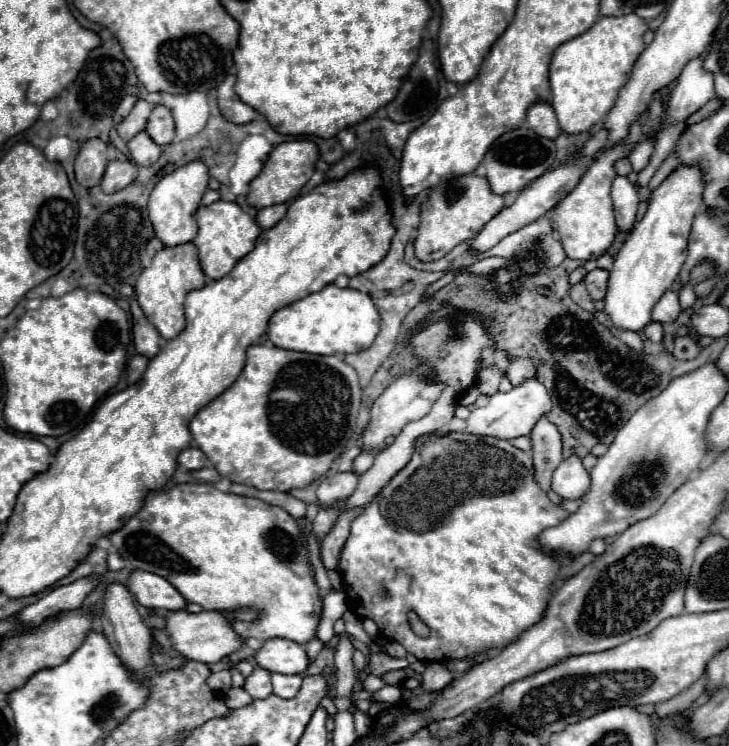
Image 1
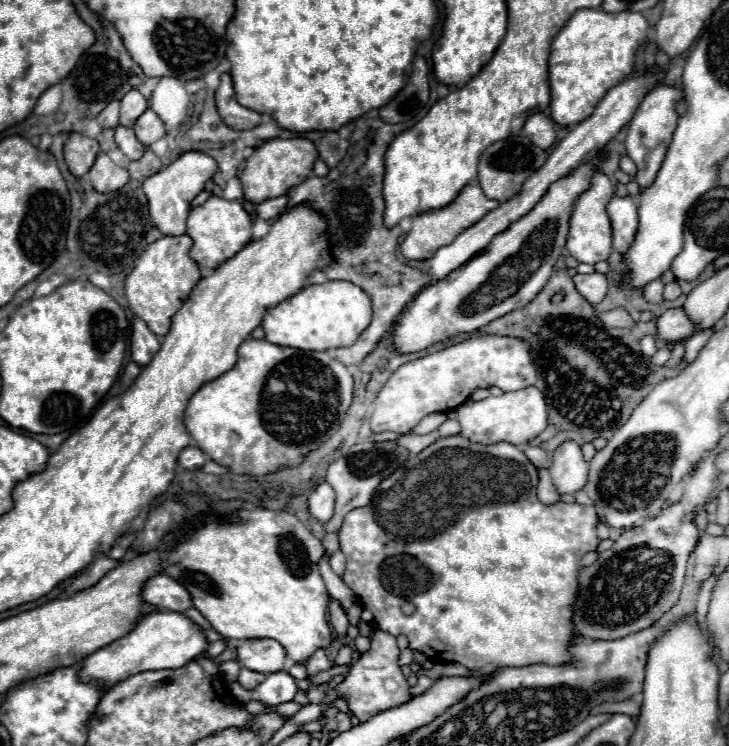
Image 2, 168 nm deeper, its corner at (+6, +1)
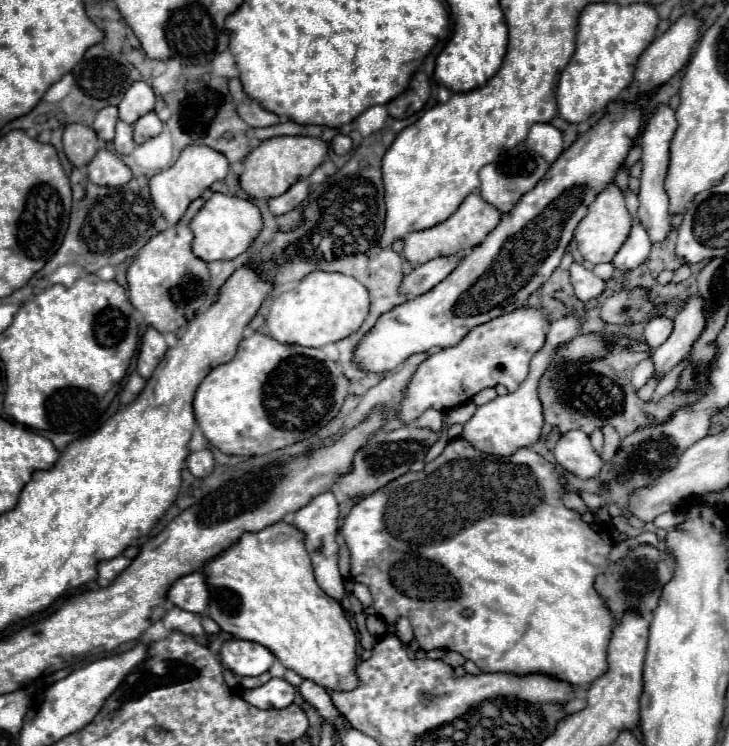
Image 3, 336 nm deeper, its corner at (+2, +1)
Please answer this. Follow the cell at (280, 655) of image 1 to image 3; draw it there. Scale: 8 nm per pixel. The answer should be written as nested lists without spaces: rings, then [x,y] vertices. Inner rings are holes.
[[[238,638],[226,640],[218,652],[218,658],[220,658],[222,666],[228,668],[238,678],[260,676],[276,660],[274,654],[268,648],[264,648],[262,644],[238,640]]]

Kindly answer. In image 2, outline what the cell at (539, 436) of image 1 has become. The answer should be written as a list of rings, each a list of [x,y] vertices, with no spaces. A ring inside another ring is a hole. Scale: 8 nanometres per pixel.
[[[538,468],[538,476],[540,476],[540,482],[538,482],[538,498],[544,502],[544,504],[554,504],[558,502],[558,492],[556,488],[552,486],[552,480],[550,480],[550,472],[546,468]]]

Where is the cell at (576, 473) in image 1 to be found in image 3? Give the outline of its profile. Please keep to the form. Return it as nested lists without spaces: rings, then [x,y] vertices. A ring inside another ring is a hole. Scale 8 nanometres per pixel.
[[[570,430],[568,434],[560,436],[560,440],[554,448],[554,456],[556,456],[556,462],[564,470],[568,470],[584,480],[596,476],[600,472],[600,468],[604,466],[602,458],[592,448],[588,434],[580,432],[580,430]]]

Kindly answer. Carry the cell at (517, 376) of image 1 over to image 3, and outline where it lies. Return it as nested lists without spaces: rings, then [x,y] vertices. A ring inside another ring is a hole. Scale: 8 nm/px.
[[[522,306],[476,326],[456,346],[442,348],[440,352],[432,354],[418,366],[404,392],[404,402],[400,408],[402,420],[412,424],[428,408],[442,412],[456,408],[472,400],[472,396],[480,390],[496,384],[502,384],[514,392],[526,380],[532,356],[544,346],[548,324],[548,312],[544,312],[544,308]]]

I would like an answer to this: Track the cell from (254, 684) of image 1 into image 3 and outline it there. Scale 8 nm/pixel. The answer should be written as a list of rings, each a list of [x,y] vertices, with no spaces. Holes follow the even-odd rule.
[[[264,672],[264,674],[256,676],[256,678],[240,678],[240,686],[242,686],[242,688],[258,688],[258,686],[266,684],[270,678],[272,678],[272,676],[270,676],[268,672]]]

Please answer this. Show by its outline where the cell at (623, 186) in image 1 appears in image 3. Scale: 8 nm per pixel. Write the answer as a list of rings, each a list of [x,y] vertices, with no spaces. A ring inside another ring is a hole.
[[[634,220],[634,228],[632,228],[628,240],[622,244],[618,254],[612,258],[614,268],[620,272],[630,272],[630,270],[638,268],[640,264],[646,262],[646,258],[650,254],[650,246],[652,244],[650,244],[648,234],[640,226],[640,222]]]

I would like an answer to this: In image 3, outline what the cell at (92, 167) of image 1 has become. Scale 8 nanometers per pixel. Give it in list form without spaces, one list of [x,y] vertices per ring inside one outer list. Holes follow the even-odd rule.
[[[68,124],[64,128],[62,142],[64,154],[78,168],[86,166],[92,160],[92,156],[100,150],[100,140],[96,132],[84,124]]]

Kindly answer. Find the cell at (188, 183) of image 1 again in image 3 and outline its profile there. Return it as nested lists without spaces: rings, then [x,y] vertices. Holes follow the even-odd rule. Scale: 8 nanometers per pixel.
[[[186,146],[174,166],[170,166],[164,172],[158,172],[150,180],[152,202],[156,204],[156,208],[160,210],[160,214],[170,224],[178,224],[180,218],[182,218],[182,214],[186,212],[188,204],[192,200],[196,200],[198,196],[202,196],[202,192],[206,188],[210,188],[212,182],[224,180],[226,174],[228,174],[228,160],[226,160],[224,154],[220,154],[220,152],[216,152],[216,150],[208,148],[208,146]]]

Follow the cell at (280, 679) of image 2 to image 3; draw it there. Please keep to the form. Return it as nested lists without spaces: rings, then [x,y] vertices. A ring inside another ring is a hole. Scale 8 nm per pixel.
[[[272,678],[260,688],[242,690],[242,698],[256,708],[286,708],[294,702],[296,688],[282,678]]]

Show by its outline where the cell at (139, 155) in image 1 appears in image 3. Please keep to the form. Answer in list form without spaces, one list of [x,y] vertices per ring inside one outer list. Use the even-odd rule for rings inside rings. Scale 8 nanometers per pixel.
[[[118,120],[116,124],[116,136],[114,136],[114,148],[118,154],[130,154],[134,150],[134,140],[132,140],[132,126],[124,124]]]

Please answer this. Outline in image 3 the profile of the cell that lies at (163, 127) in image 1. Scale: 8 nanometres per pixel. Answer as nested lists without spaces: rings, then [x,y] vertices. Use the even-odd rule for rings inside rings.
[[[148,112],[146,116],[138,118],[136,124],[134,124],[134,142],[136,142],[136,144],[146,142],[148,138],[158,136],[158,134],[162,132],[162,128],[164,128],[162,120],[160,120],[154,112]]]

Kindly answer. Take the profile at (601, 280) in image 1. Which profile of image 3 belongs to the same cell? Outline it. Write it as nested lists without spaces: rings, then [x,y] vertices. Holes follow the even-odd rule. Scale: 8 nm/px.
[[[576,262],[570,266],[570,280],[574,286],[576,298],[582,302],[598,298],[604,290],[604,284],[606,284],[604,280],[600,280],[598,276],[594,276],[590,270],[586,270],[584,266],[580,266]]]

